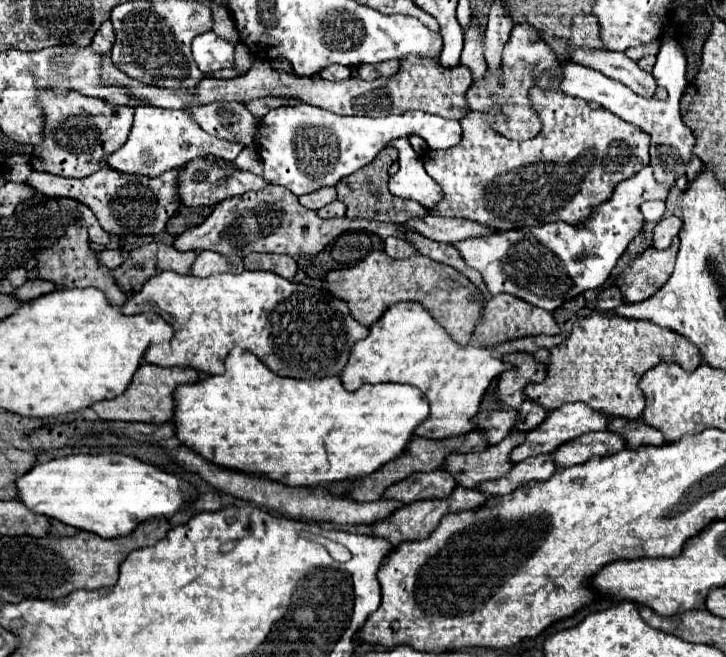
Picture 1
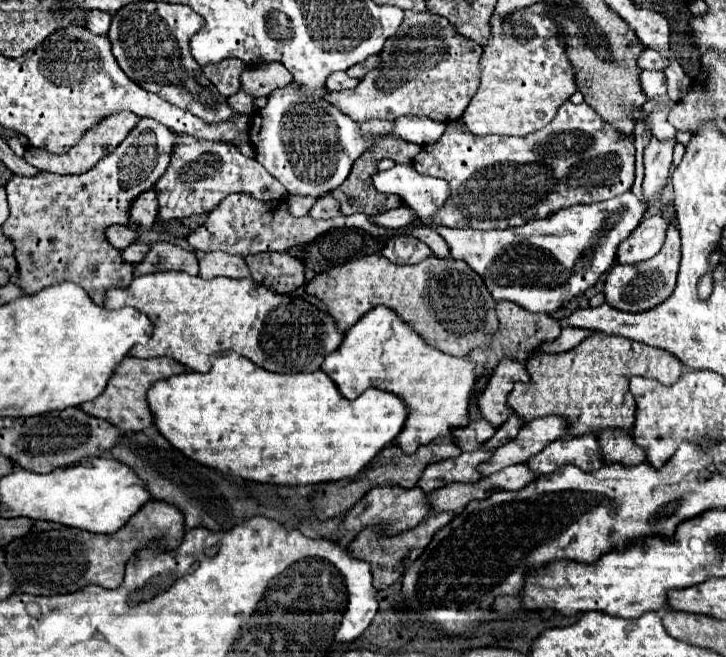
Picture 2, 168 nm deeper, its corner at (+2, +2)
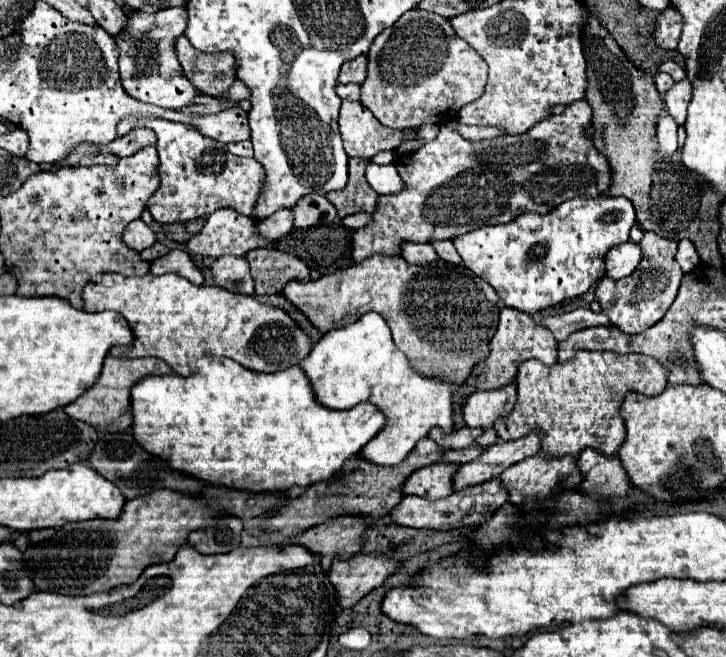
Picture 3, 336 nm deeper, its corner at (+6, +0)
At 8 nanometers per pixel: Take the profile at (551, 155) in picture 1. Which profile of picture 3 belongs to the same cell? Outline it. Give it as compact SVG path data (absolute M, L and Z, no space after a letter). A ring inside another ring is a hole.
M585 100L569 104L559 116L549 116L519 136L469 142L451 124L441 126L437 138L417 152L395 160L409 190L379 196L373 222L353 234L353 262L371 254L393 256L403 242L453 240L483 226L507 224L521 214L545 214L565 200L607 194L613 170L597 152L587 130L591 106Z

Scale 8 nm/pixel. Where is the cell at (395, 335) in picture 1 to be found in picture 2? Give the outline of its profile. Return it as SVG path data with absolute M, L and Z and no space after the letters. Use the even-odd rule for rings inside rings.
M377 306L369 310L353 328L345 332L345 340L341 342L341 348L337 352L331 352L325 358L325 364L321 364L321 370L335 382L337 390L341 392L343 398L355 400L359 394L363 394L367 388L379 388L387 390L399 398L403 398L407 406L407 420L403 432L397 434L397 444L403 452L415 452L419 444L429 444L437 436L451 436L453 428L463 428L469 424L467 416L467 406L469 406L469 396L475 386L475 366L469 358L455 358L449 354L443 354L441 350L425 344L421 336L407 324L403 322L393 310Z

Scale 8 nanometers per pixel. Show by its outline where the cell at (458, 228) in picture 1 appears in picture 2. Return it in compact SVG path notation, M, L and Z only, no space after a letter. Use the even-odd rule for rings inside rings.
M409 206L389 210L389 212L383 212L383 214L377 214L377 216L369 216L369 220L373 220L373 224L383 226L383 228L403 228L403 226L411 224L413 218L415 218L415 214Z

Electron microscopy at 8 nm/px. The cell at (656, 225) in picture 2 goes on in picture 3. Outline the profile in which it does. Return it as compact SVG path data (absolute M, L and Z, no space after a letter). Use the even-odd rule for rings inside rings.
M627 240L619 246L613 246L613 250L609 250L609 254L605 256L607 276L611 276L611 278L629 276L637 268L641 258L643 258L643 248L637 242Z

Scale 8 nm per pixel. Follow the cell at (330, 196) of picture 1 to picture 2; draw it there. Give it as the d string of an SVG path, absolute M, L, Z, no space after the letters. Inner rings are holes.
M289 196L287 198L287 204L289 204L289 212L293 214L293 216L307 216L307 212L311 210L311 206L315 204L315 200L317 198L313 198L313 196Z

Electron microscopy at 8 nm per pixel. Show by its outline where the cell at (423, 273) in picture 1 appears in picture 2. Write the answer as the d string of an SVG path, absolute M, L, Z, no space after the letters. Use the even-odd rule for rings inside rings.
M379 254L361 256L349 264L317 274L307 282L305 292L327 306L327 312L343 332L375 306L387 306L423 336L429 346L459 358L467 356L471 348L489 346L499 328L495 314L497 302L491 298L485 282L465 262L453 258L429 256L415 266L399 266Z

